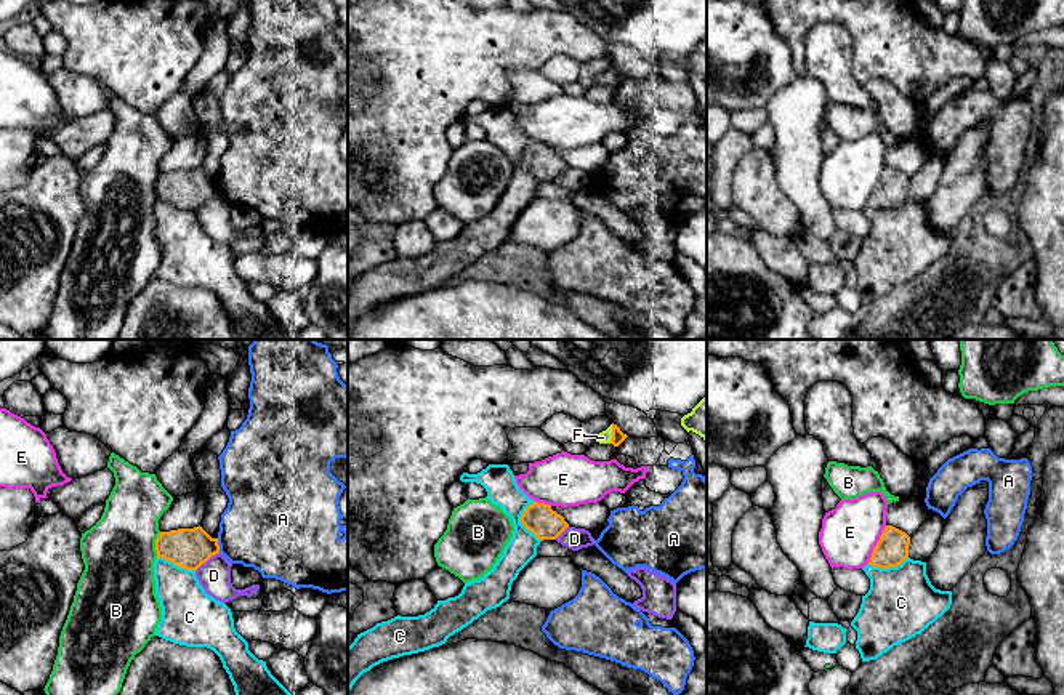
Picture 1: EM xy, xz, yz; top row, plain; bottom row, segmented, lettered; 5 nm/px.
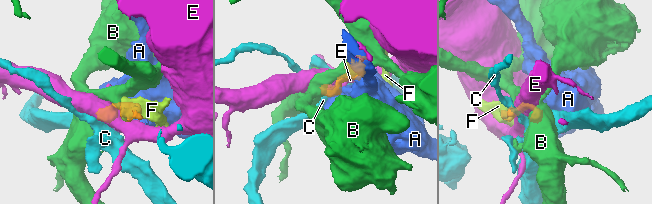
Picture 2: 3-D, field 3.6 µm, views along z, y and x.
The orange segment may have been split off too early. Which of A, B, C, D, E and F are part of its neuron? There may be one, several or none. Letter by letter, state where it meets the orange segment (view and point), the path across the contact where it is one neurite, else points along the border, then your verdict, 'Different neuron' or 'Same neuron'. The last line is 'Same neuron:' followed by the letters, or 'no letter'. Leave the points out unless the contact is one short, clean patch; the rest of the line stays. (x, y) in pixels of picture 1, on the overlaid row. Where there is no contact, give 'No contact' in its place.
A: Touches orange at xy (218, 545). Boundary: xy (217, 538), (220, 551). Different neuron
B: Touches orange at xy (156, 545). Boundary: xy (161, 532), (156, 540), (156, 556). Different neuron
C: Touches orange at xz (521, 522). Boundary: xz (532, 502), (523, 513), (521, 522), (542, 540). Different neuron
D: Touches orange at xy (205, 561). Boundary: xy (218, 551), (194, 570). Different neuron
E: Touches orange at yz (877, 545). Boundary: yz (886, 526), (867, 562). Different neuron
F: Touches orange at xz (612, 434). Same neuron
Same neuron: F

